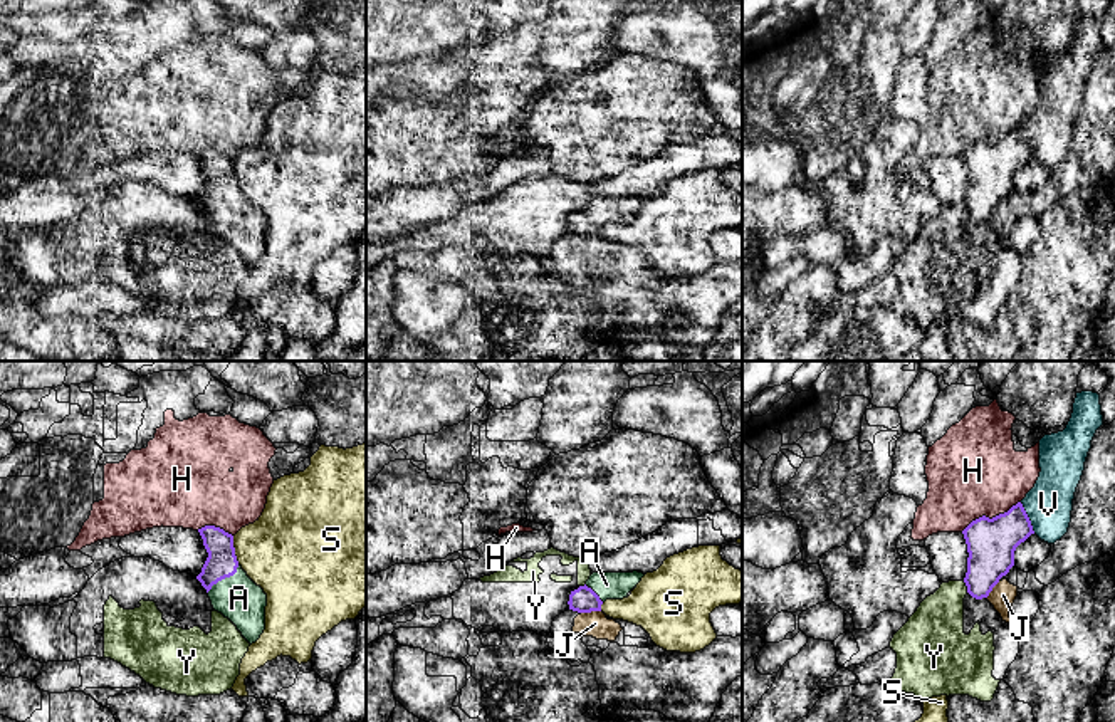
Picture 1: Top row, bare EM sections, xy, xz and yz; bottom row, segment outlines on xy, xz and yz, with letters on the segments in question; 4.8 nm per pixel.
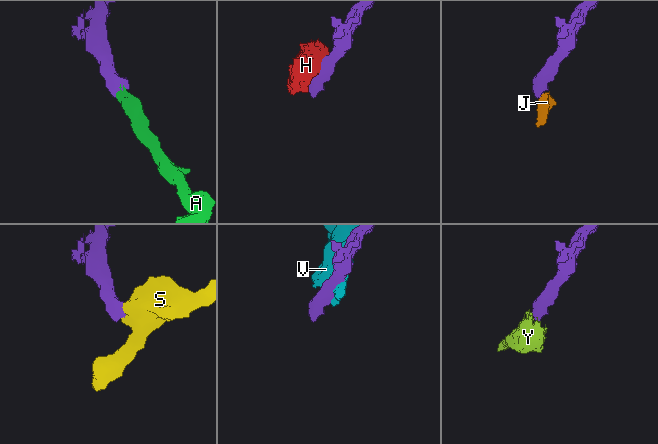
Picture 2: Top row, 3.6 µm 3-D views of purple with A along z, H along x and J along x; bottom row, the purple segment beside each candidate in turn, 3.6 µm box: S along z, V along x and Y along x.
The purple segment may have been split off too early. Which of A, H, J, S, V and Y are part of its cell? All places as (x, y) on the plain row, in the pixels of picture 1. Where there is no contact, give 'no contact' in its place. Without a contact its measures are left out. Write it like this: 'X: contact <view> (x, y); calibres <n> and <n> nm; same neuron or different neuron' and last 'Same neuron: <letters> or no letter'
A: contact xy (224, 202); calibres 150 and 220 nm; same neuron
H: contact yz (988, 141); calibres 240 and 440 nm; different neuron
J: contact xz (590, 235); calibres 130 and 120 nm; different neuron
S: contact xy (234, 173); calibres 150 and 400 nm; different neuron
V: contact yz (1028, 141); calibres 240 and 220 nm; different neuron
Y: contact yz (966, 209); calibres 240 and 260 nm; different neuron
Same neuron: A

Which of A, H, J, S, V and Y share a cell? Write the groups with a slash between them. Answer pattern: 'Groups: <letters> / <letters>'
Groups: A / H / J / S / V / Y

